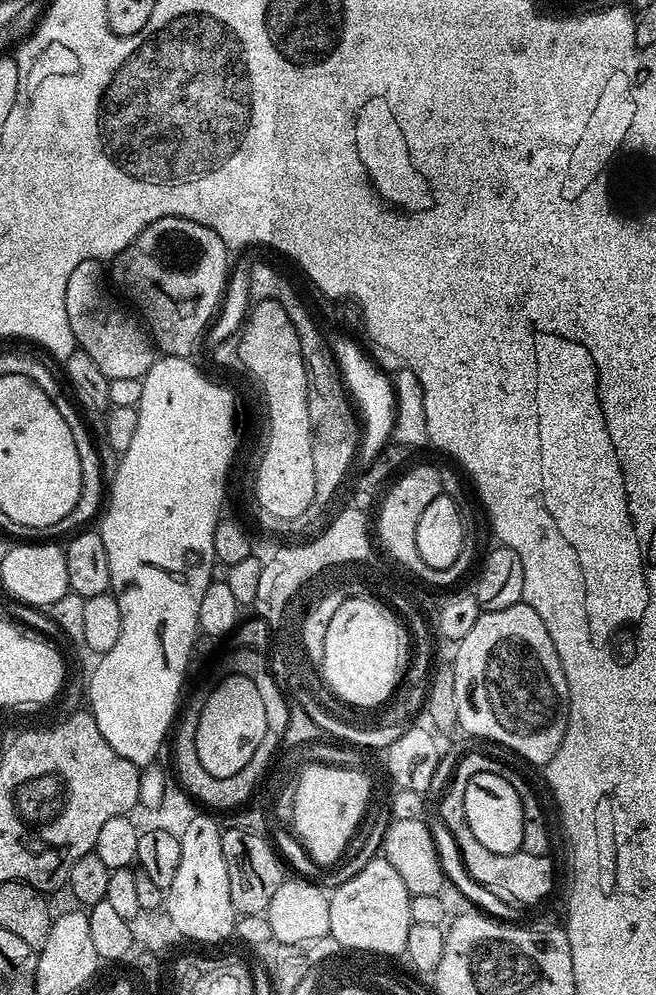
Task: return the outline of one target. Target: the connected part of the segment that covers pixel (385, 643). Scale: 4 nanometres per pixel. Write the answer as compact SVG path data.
M370 596L352 597L334 610L334 618L326 626L322 677L345 704L374 708L391 700L402 680L400 655L406 636L400 633L399 622L397 613L388 604Z

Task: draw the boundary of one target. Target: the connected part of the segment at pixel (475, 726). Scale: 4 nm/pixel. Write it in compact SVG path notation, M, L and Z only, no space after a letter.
M523 602L506 606L506 610L481 611L469 634L455 645L451 657L454 674L454 702L458 710L457 725L472 736L493 740L512 752L517 752L532 764L547 766L550 758L562 746L562 738L568 725L568 687L566 674L562 674L562 662L558 662L558 650L550 642L550 633L542 618Z

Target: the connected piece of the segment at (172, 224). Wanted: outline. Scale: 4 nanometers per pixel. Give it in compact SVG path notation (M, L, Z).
M167 216L146 226L146 230L142 230L142 234L138 234L138 238L126 246L126 250L114 257L110 264L110 276L114 284L116 279L117 286L136 303L137 310L144 315L143 323L155 347L165 356L188 358L193 355L191 352L199 346L200 340L202 344L217 314L229 278L228 255L228 245L218 238L218 234L214 234L214 230L181 216Z

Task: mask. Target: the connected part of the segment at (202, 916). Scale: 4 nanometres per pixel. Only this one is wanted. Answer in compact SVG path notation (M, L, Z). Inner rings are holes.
M200 814L180 837L182 858L178 862L178 874L174 882L166 889L166 913L175 931L188 940L197 940L200 944L216 944L235 933L238 913L230 902L230 874L226 874L226 858L222 854L222 828L216 825L206 814Z

